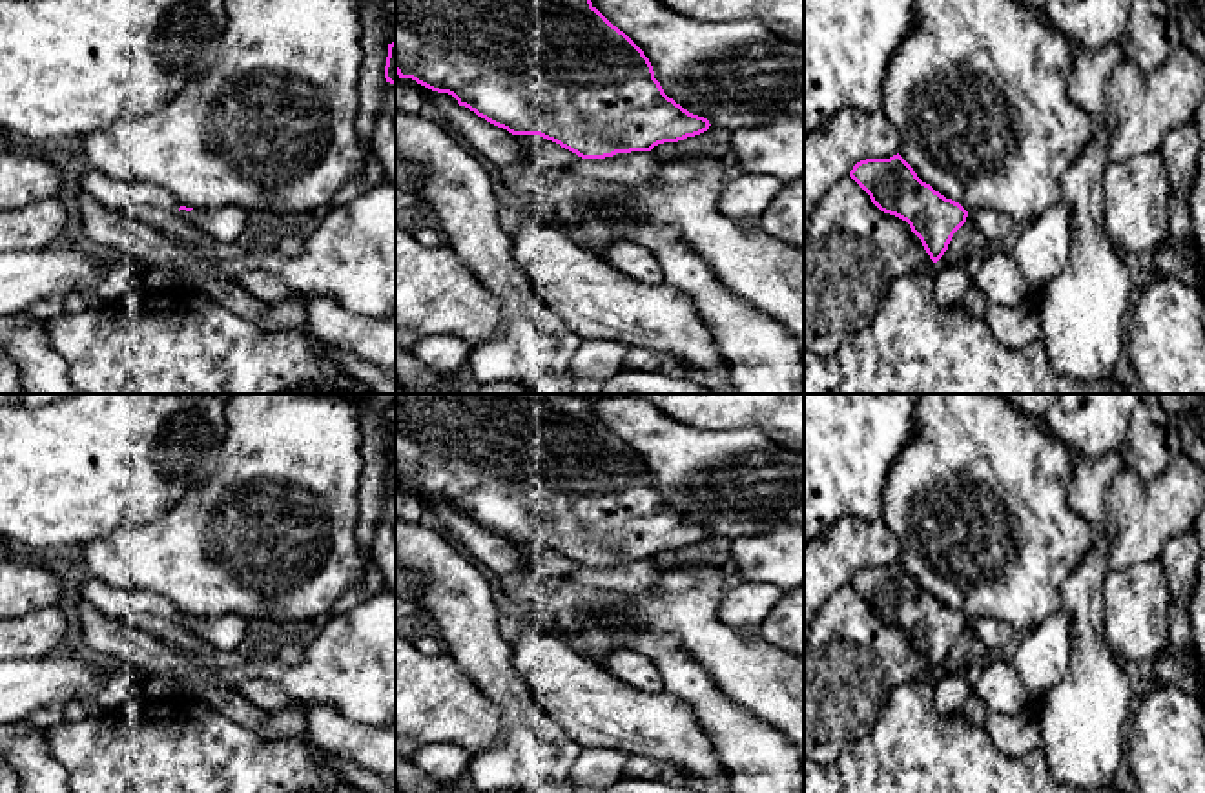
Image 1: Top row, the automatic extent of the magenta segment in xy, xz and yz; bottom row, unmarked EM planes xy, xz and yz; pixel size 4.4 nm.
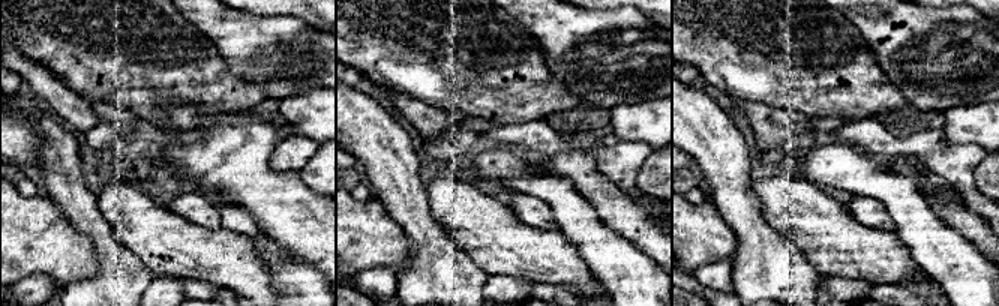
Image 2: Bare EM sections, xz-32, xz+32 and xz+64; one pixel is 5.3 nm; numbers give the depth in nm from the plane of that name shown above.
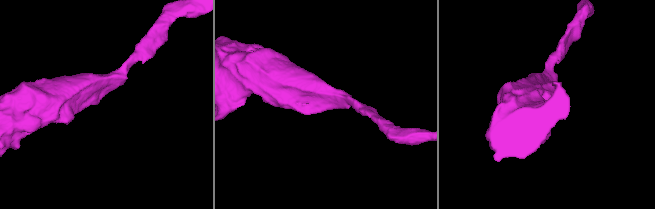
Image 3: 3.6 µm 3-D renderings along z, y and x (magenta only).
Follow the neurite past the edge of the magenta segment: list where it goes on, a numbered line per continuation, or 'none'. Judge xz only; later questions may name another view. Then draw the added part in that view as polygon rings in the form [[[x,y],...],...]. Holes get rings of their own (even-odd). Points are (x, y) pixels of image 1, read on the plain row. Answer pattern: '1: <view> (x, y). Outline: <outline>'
none

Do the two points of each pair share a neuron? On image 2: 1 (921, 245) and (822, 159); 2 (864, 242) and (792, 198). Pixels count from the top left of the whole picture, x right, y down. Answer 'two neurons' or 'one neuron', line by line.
1: one neuron
2: one neuron

